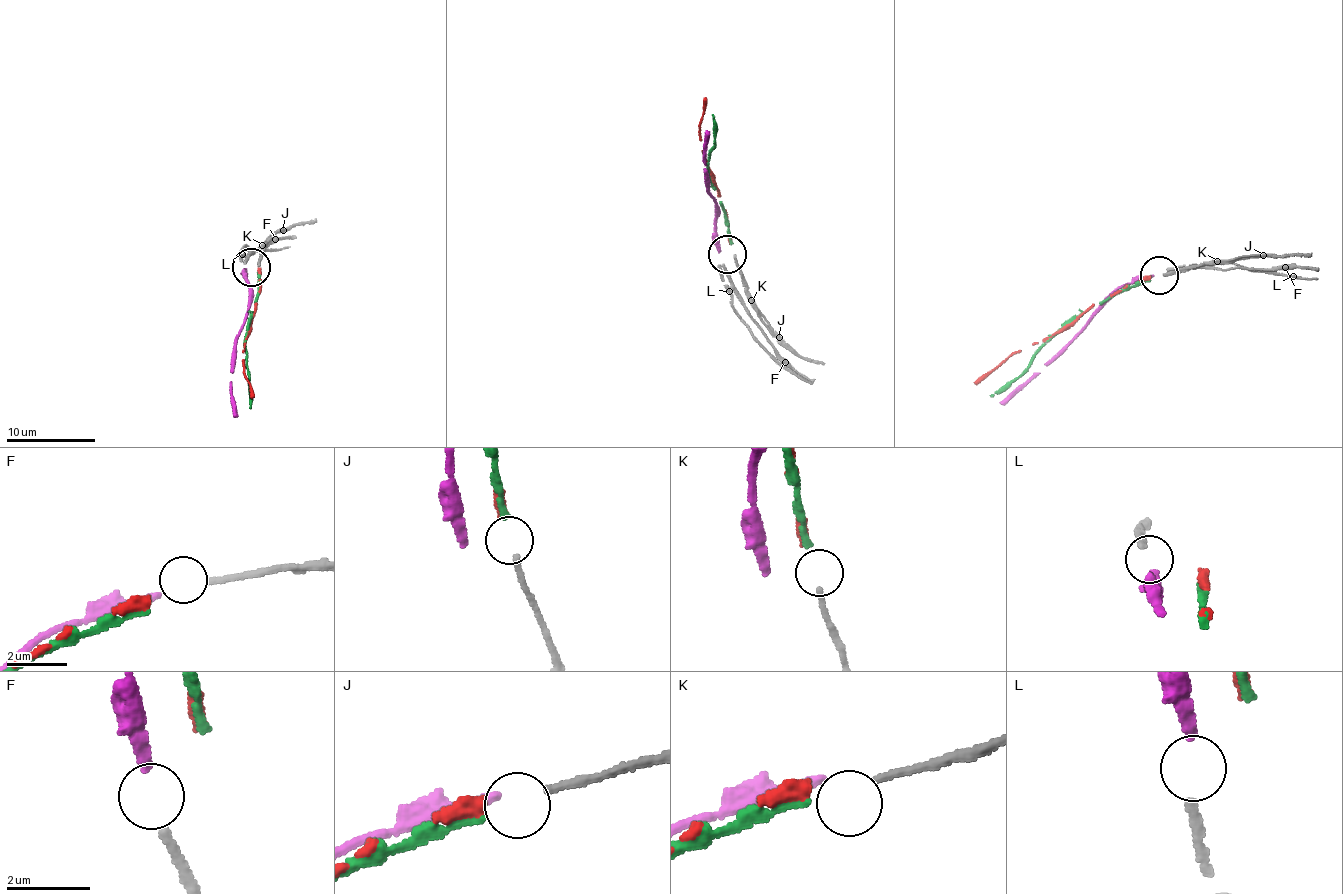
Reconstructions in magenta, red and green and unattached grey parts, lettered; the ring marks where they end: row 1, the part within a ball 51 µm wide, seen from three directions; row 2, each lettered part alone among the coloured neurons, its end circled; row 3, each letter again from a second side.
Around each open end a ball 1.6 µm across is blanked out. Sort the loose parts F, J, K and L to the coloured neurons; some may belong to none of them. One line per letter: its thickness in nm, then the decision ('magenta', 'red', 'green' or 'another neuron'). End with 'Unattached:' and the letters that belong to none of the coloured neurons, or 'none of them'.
F: 200 nm thick; magenta
J: 180 nm thick; red
K: 170 nm thick; green
L: 200 nm thick; another neuron
Unattached: L

